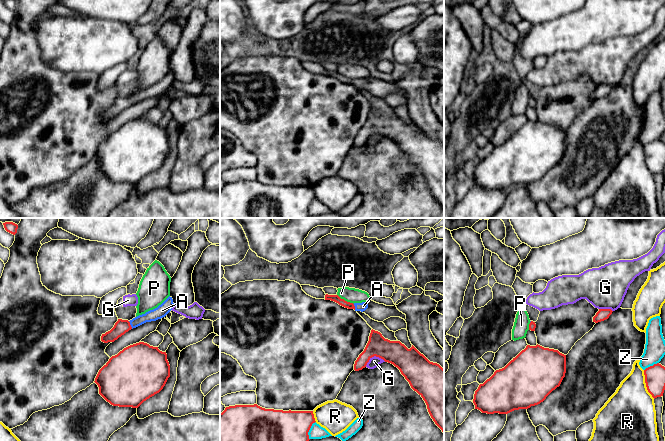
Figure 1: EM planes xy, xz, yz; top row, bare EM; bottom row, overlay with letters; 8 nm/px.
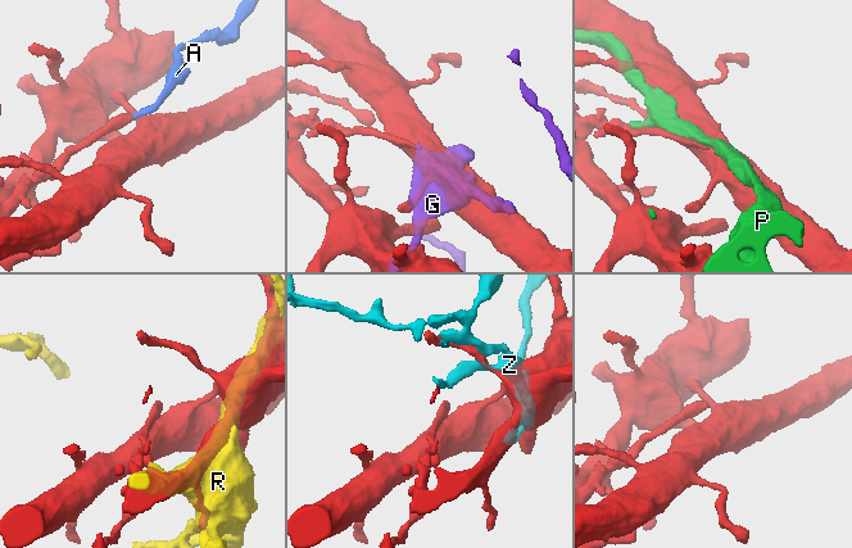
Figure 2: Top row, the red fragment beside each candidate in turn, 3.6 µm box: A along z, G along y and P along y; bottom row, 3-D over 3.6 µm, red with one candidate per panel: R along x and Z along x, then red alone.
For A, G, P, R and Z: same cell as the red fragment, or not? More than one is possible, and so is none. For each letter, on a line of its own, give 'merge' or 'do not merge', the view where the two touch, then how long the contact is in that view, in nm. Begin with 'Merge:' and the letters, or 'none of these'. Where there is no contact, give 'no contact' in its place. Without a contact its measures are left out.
Merge: A
A: merge | xy | 70 nm
G: do not merge | xz | 170 nm
P: do not merge | xz | 160 nm
R: do not merge | yz | 240 nm
Z: do not merge | yz | 140 nm

